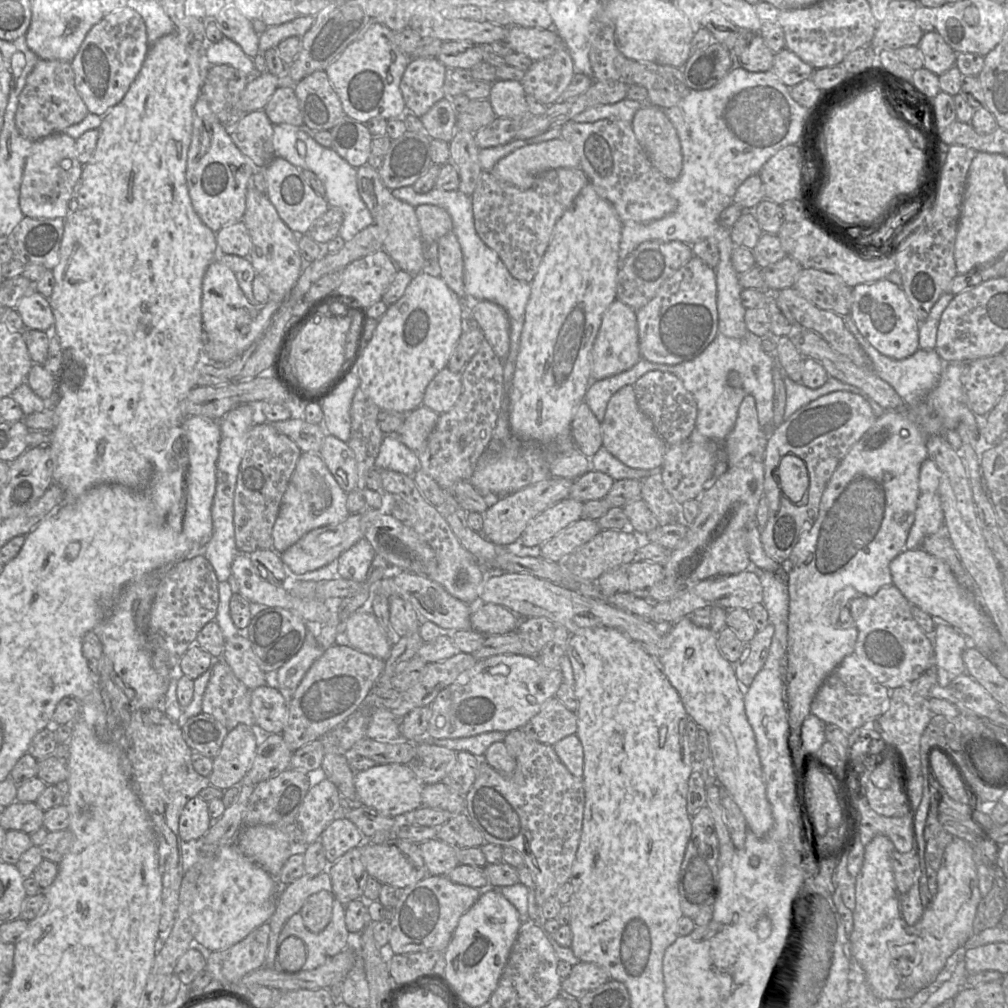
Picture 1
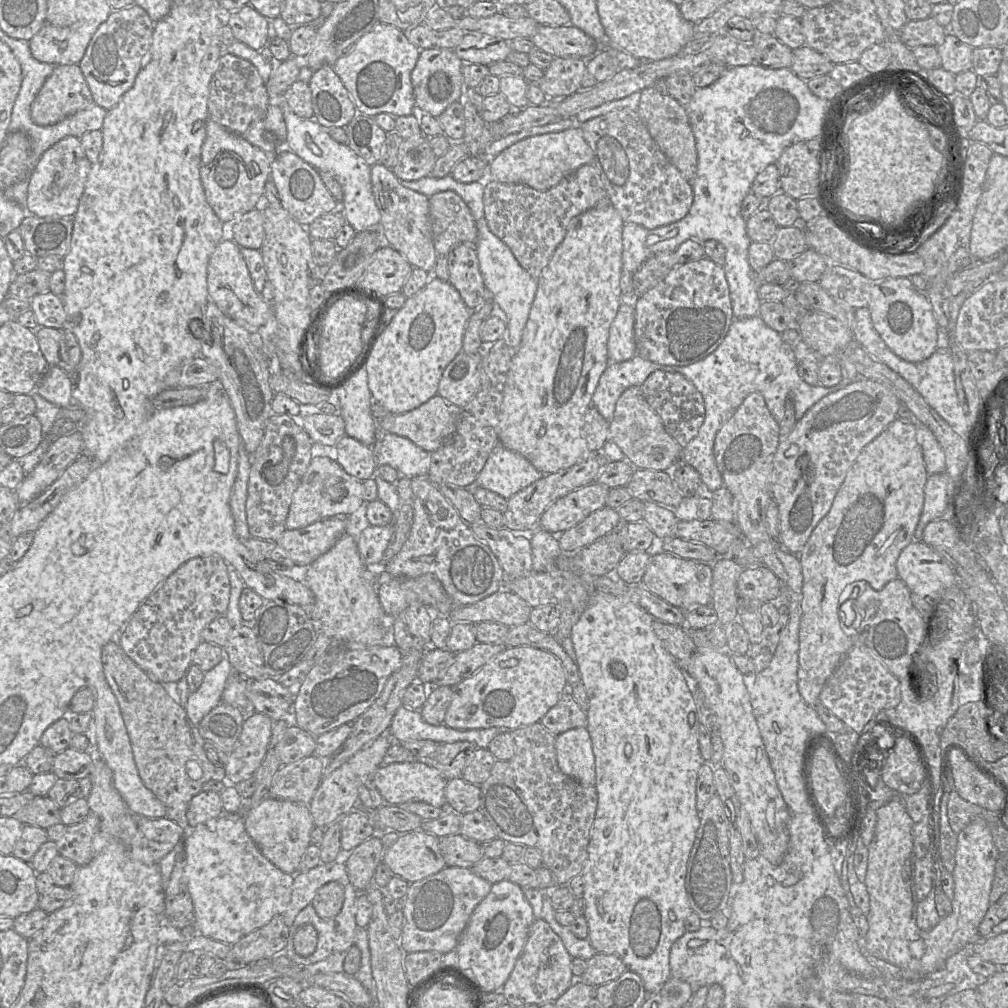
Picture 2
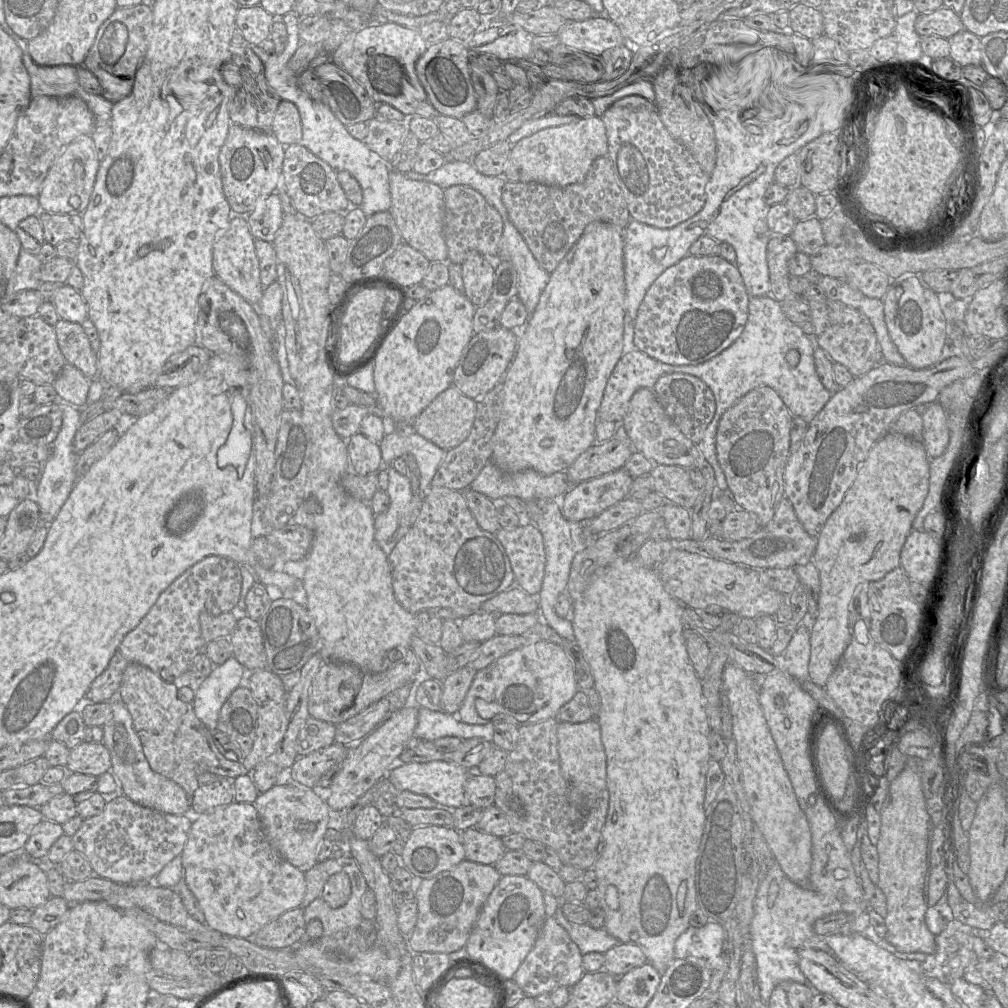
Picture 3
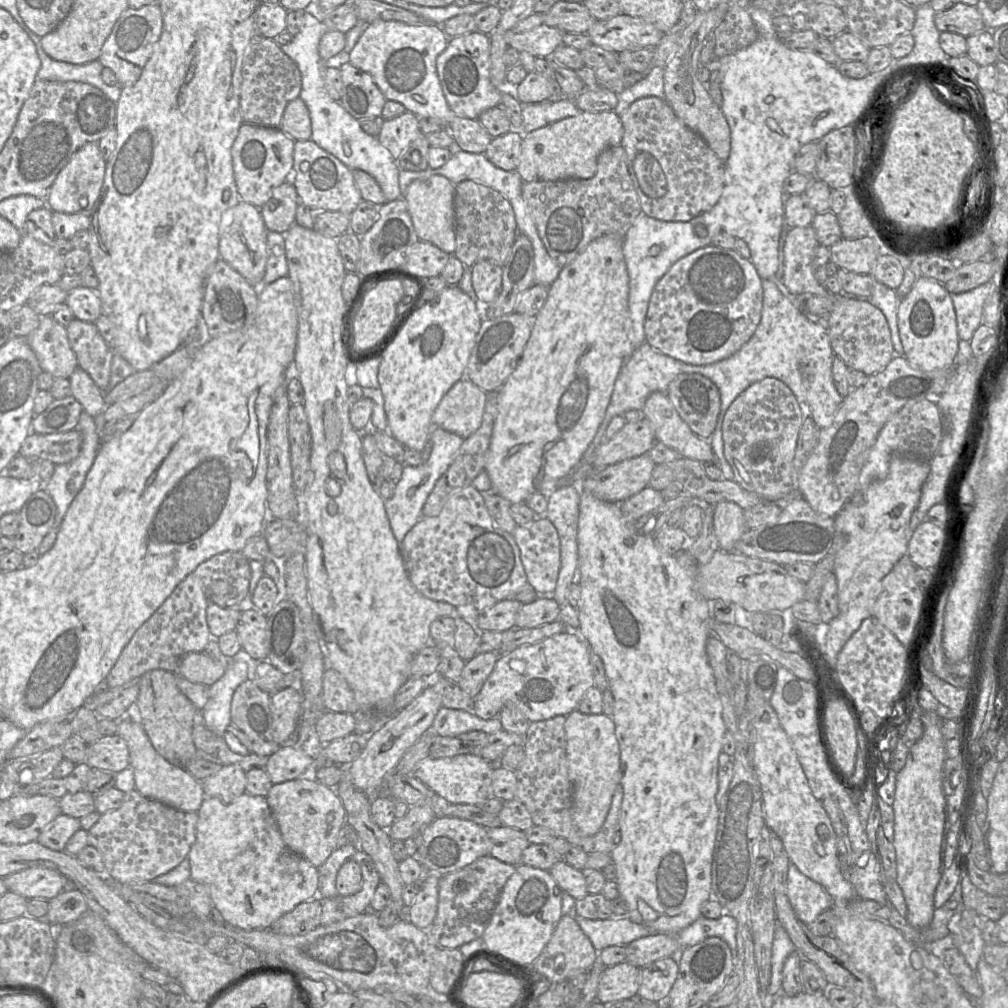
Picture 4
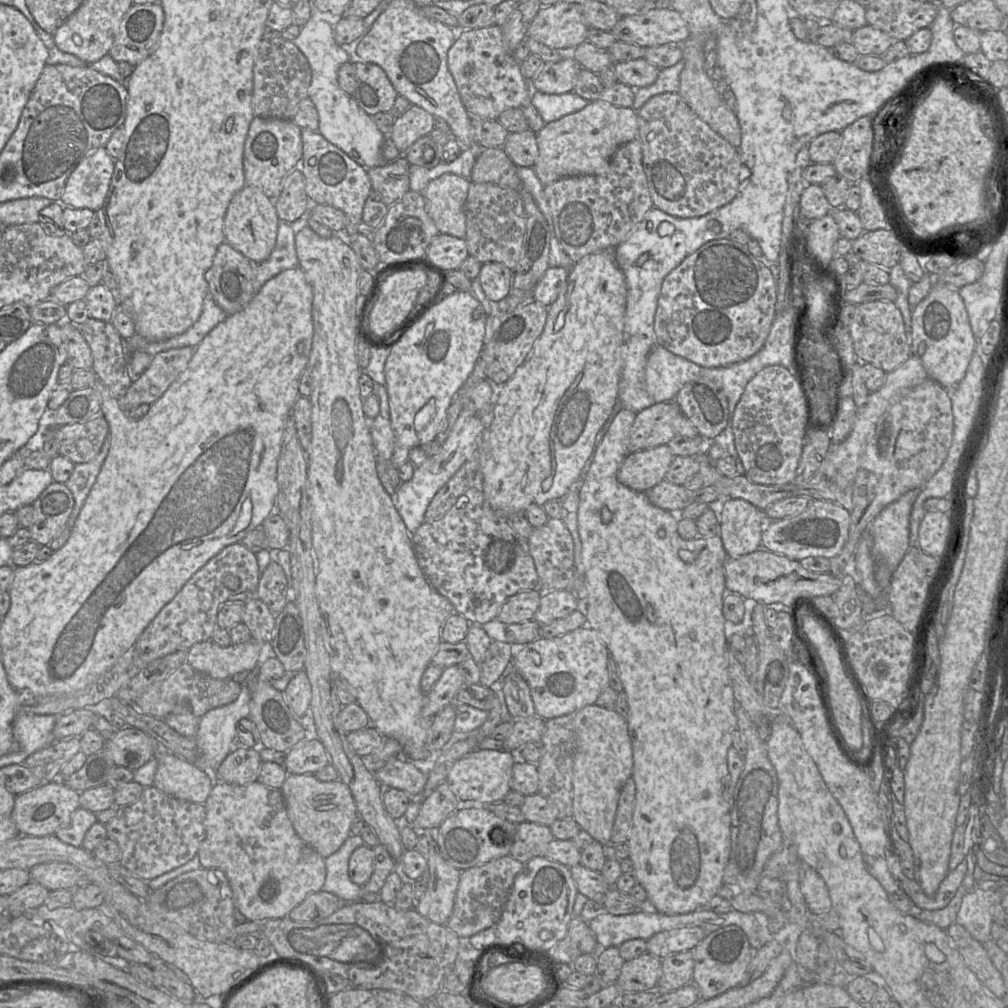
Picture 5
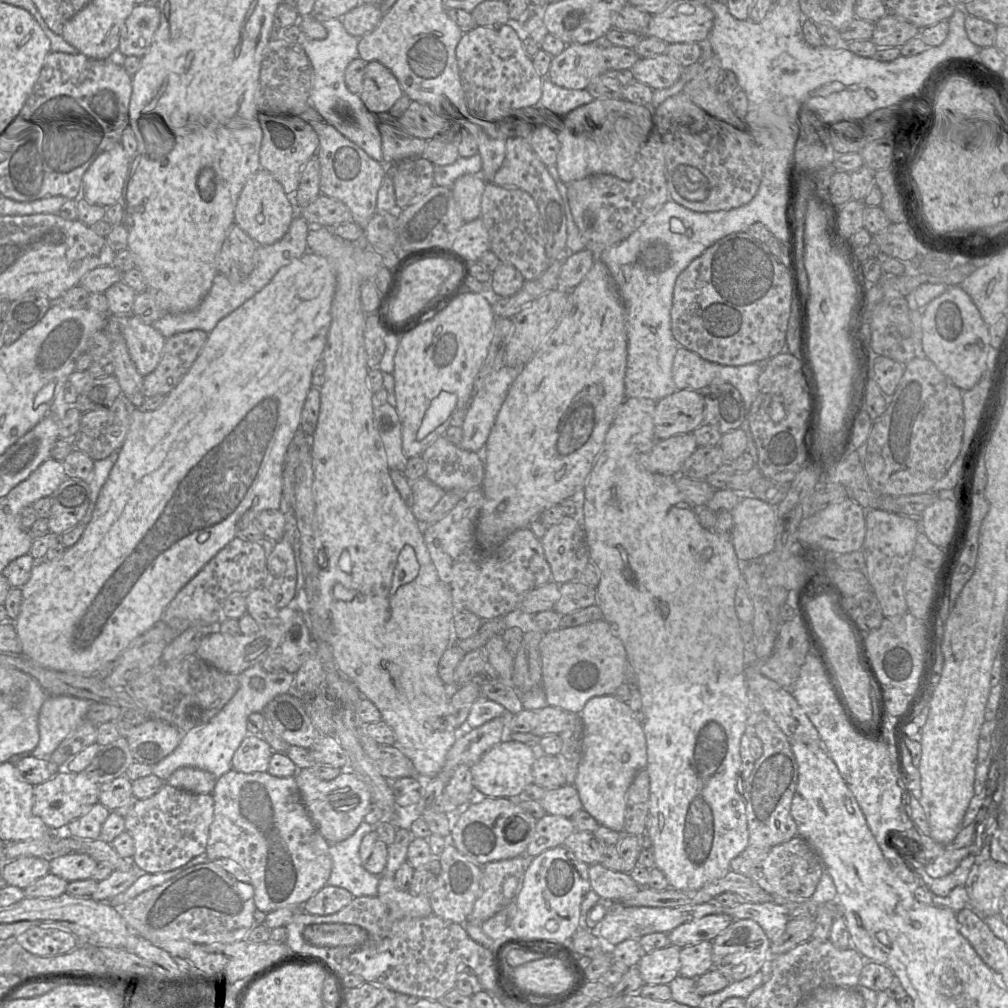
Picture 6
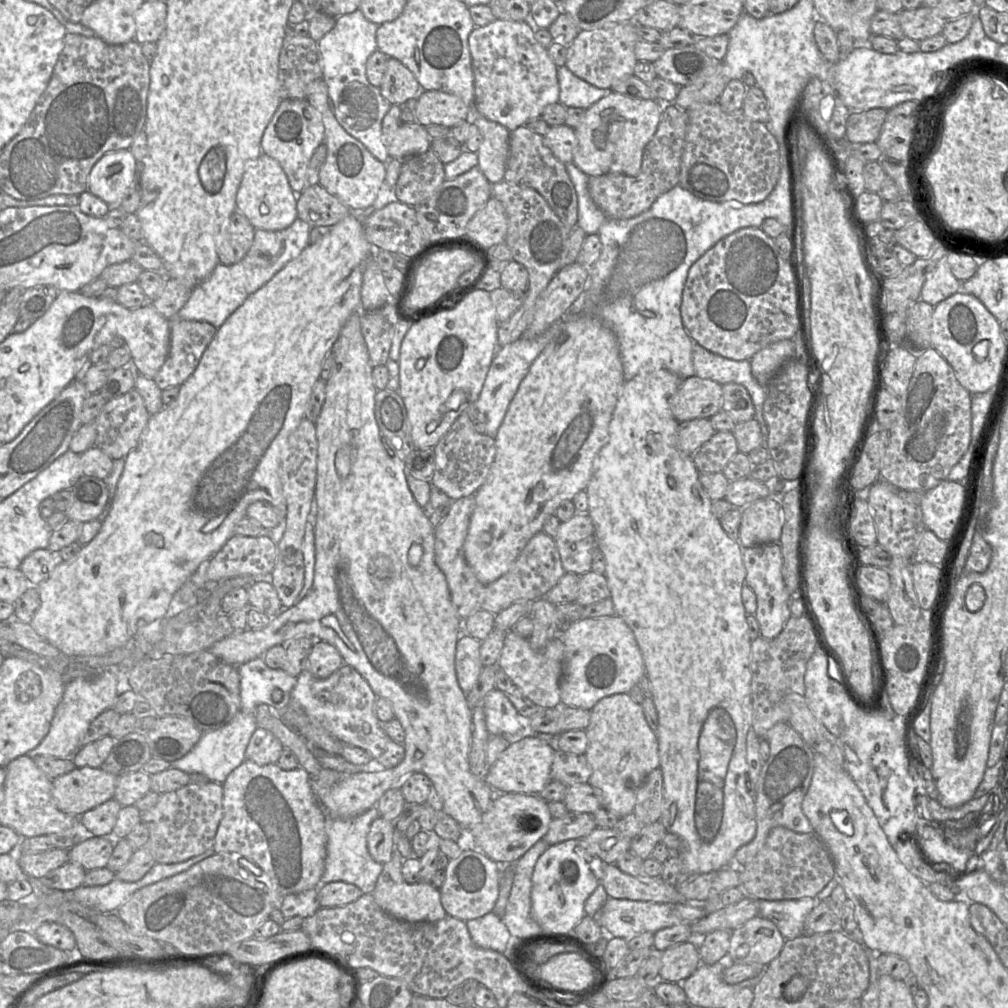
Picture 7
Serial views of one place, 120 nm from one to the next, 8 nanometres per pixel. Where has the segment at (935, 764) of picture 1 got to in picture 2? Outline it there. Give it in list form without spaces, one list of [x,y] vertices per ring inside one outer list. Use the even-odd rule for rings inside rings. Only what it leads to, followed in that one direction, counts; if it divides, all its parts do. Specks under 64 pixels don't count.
[[[947,748],[944,762],[950,766],[957,793],[967,802],[1000,813],[1004,787],[988,772],[976,768],[959,751]]]

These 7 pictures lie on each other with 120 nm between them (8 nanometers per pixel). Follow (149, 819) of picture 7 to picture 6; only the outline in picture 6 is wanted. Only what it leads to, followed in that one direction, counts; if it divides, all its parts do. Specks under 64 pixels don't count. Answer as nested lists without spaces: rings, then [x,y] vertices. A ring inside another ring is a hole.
[[[165,784],[150,798],[139,800],[133,810],[124,817],[125,831],[132,836],[135,844],[135,852],[131,858],[133,865],[145,873],[168,872],[205,853],[213,817],[212,794],[194,794]]]

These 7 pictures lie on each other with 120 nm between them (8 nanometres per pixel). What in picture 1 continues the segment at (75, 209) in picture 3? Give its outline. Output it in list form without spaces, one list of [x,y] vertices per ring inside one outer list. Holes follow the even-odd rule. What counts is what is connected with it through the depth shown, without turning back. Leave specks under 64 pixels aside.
[[[53,133],[34,141],[28,155],[20,186],[19,206],[30,218],[64,218],[82,175],[76,140],[65,133]]]

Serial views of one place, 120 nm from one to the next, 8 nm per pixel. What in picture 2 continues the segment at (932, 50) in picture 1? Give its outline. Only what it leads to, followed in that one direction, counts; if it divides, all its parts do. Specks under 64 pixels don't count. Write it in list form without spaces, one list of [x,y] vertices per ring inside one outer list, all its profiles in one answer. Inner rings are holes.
[[[947,34],[944,42],[937,46],[941,67],[955,75],[972,69],[973,49],[955,35]]]

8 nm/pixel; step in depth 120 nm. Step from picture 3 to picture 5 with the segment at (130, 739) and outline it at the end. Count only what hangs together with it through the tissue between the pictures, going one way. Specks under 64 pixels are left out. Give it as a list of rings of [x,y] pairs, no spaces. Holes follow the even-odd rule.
[[[156,747],[158,767],[154,776],[154,787],[175,798],[204,804],[215,779],[211,772]]]

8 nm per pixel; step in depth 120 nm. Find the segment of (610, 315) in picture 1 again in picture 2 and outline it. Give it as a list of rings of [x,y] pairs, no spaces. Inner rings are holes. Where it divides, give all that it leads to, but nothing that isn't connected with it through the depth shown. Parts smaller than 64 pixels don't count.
[[[622,302],[611,323],[607,343],[609,364],[629,360],[637,352],[634,337],[634,305],[634,302]]]

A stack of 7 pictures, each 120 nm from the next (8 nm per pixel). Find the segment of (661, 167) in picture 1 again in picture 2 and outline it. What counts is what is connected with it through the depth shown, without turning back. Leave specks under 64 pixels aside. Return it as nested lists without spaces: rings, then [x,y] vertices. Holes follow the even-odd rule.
[[[651,86],[641,91],[637,112],[659,149],[683,177],[691,181],[696,176],[698,159],[695,138],[685,106],[667,93]]]

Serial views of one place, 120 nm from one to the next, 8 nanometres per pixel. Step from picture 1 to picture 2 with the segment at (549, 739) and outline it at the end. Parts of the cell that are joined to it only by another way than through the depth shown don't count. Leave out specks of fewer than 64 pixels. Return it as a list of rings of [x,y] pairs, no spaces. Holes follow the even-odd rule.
[[[567,689],[562,693],[559,701],[539,721],[553,735],[559,735],[569,729],[587,727],[587,712],[583,711],[574,700],[571,691]]]

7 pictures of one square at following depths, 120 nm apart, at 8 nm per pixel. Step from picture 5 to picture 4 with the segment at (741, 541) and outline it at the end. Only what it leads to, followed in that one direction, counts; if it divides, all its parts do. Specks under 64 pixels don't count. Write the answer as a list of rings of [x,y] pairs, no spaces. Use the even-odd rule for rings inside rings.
[[[729,501],[718,502],[713,506],[713,523],[720,549],[732,552],[736,542],[748,531],[744,509]]]

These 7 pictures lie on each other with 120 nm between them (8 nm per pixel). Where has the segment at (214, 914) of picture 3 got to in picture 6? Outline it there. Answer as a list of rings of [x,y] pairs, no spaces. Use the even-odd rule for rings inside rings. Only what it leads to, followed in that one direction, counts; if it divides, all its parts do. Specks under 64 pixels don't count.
[[[231,769],[216,779],[212,796],[214,817],[205,853],[210,861],[228,858],[242,866],[254,887],[254,902],[259,911],[269,913],[289,906],[302,906],[326,886],[332,869],[330,844],[310,818],[295,777],[280,778],[268,772],[247,774]]]

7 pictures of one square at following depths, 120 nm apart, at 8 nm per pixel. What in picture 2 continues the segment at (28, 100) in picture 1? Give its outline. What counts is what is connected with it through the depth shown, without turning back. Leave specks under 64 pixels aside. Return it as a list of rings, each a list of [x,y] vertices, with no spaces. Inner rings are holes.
[[[78,64],[57,65],[31,105],[31,118],[40,126],[57,123],[93,104]]]

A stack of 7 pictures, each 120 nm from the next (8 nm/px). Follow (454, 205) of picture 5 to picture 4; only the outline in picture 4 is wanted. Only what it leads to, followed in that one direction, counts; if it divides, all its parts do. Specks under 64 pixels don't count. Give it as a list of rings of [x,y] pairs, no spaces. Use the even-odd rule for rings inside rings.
[[[442,175],[416,179],[402,194],[419,240],[429,242],[450,255],[456,248],[454,194],[455,185]]]

